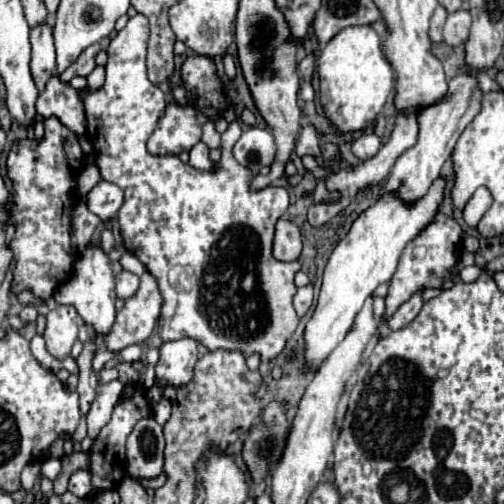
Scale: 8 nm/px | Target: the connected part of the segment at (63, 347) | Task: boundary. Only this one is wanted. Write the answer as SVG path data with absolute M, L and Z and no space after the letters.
M57 305L49 311L43 337L51 355L57 359L69 355L73 343L77 341L77 311L71 305Z

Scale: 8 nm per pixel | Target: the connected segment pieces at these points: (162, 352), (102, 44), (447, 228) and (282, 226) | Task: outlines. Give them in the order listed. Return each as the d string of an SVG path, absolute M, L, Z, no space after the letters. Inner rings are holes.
M179 339L159 347L159 361L155 365L155 385L147 389L151 407L159 403L165 387L183 387L191 381L197 363L197 341Z
M105 39L97 41L95 45L89 45L89 47L79 55L79 59L61 73L61 81L63 81L63 83L69 83L69 79L75 77L75 75L87 77L87 75L95 69L95 55L97 55L101 49L107 49L107 45L109 45L109 41L105 41Z
M437 213L431 225L419 233L419 237L411 239L407 243L407 249L403 249L403 257L399 259L399 267L391 279L391 287L387 293L387 311L383 319L387 321L401 303L405 303L415 291L429 289L429 287L443 287L449 289L453 285L453 279L449 279L449 269L457 263L461 253L461 227L453 217L447 217L443 213ZM447 279L447 281L443 281Z
M279 219L275 227L273 255L279 261L295 261L301 255L301 233L299 227L287 219Z

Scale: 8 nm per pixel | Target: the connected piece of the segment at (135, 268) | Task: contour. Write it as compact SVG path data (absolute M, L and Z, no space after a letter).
M125 253L125 255L119 259L119 263L123 265L123 269L127 269L127 271L131 271L131 273L135 273L135 275L143 275L143 273L145 273L145 265L143 265L133 253Z

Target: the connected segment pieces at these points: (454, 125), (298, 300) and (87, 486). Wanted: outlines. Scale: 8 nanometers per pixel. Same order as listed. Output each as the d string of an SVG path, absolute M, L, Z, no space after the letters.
M459 73L457 77L453 77L449 81L447 95L443 99L439 99L435 105L429 105L427 109L421 111L421 117L419 117L421 129L419 129L417 145L407 149L397 159L397 163L395 163L389 179L381 187L379 195L393 193L399 199L403 199L405 203L415 203L417 199L421 199L427 193L427 189L431 187L431 183L439 177L443 163L451 157L451 151L453 151L459 135L479 113L479 107L481 107L481 89L477 87L477 81L467 73Z
M305 285L305 287L297 289L297 293L293 297L293 307L295 307L295 311L297 311L299 317L303 317L309 311L311 303L313 303L313 287Z
M77 471L69 479L69 491L75 493L77 497L87 497L93 491L91 485L91 473L89 471Z

